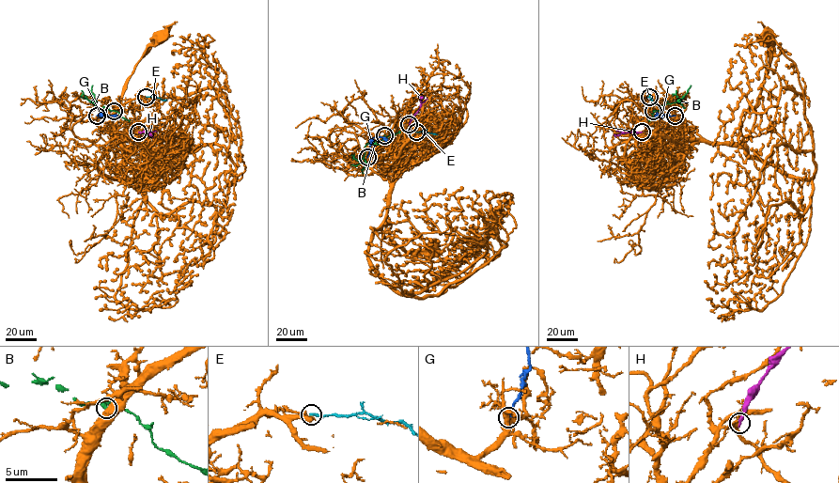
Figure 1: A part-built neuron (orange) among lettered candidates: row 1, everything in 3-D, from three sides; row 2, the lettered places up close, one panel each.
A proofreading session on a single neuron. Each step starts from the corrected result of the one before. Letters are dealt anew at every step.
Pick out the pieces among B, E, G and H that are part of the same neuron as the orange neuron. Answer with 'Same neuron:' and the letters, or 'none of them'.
Same neuron: none of them

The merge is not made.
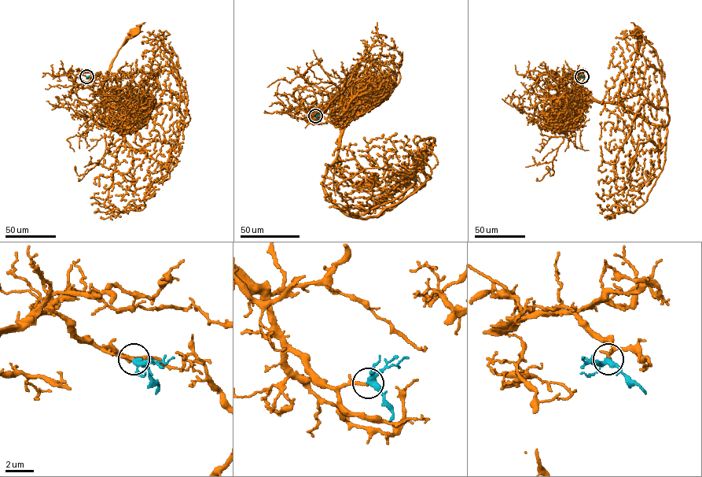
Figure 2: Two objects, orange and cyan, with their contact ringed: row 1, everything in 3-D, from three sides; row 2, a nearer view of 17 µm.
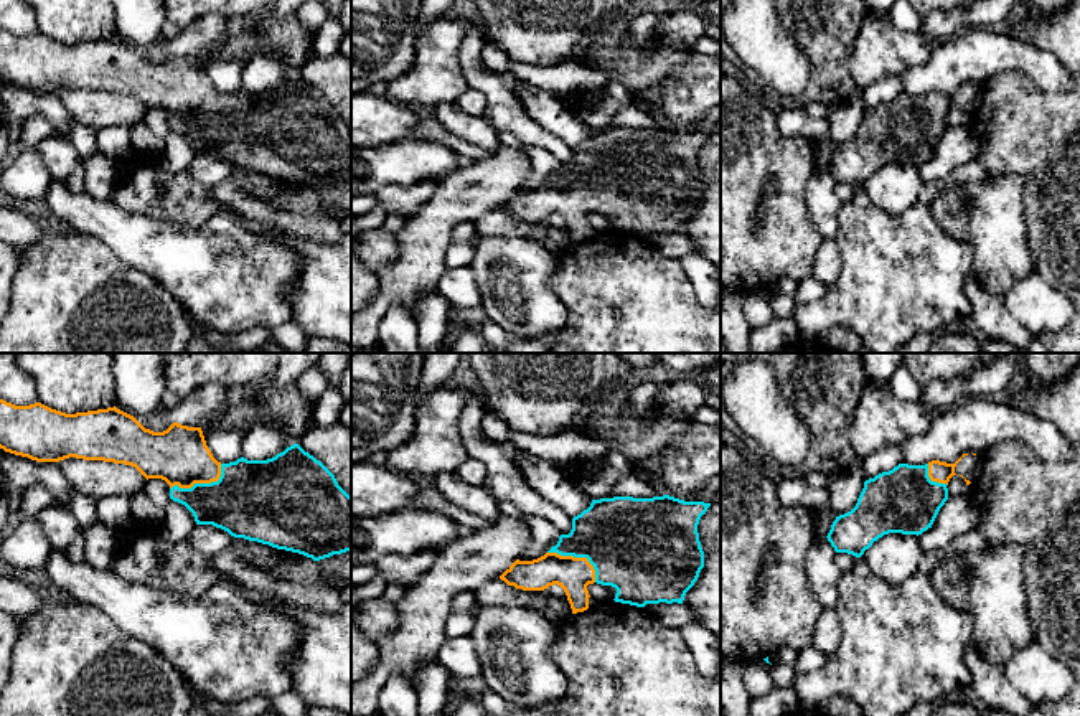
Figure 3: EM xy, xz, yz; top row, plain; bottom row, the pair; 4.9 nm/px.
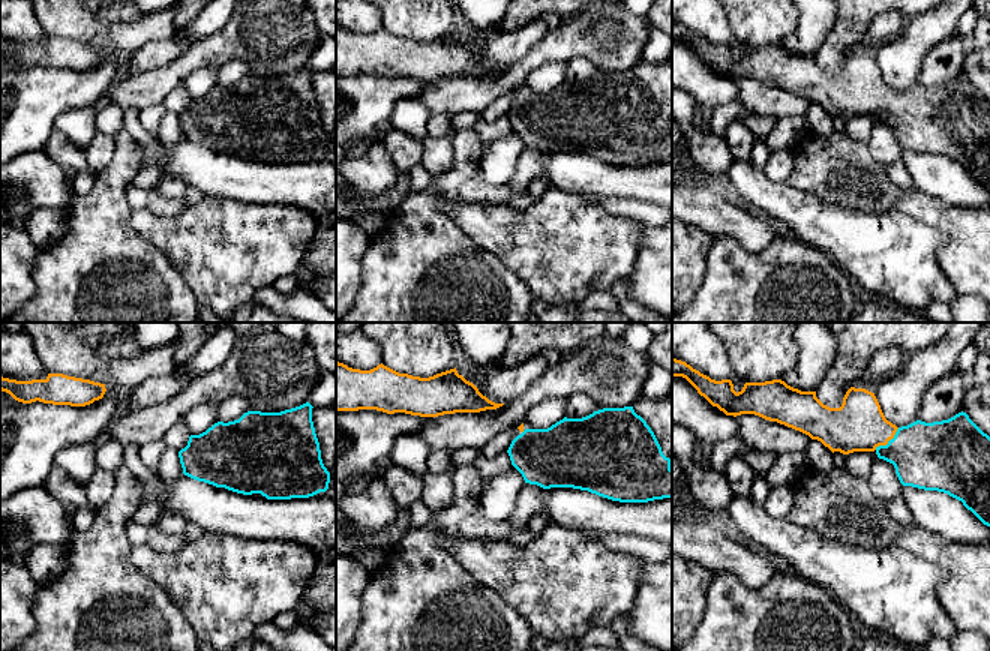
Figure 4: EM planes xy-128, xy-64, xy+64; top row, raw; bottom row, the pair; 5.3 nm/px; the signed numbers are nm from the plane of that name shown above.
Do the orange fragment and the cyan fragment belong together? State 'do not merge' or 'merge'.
merge

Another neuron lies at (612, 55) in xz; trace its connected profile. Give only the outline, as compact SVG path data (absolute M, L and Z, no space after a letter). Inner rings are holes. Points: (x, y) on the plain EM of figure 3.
M620 38L605 40L600 46L600 53L603 56L603 64L620 66L625 53L618 48Z

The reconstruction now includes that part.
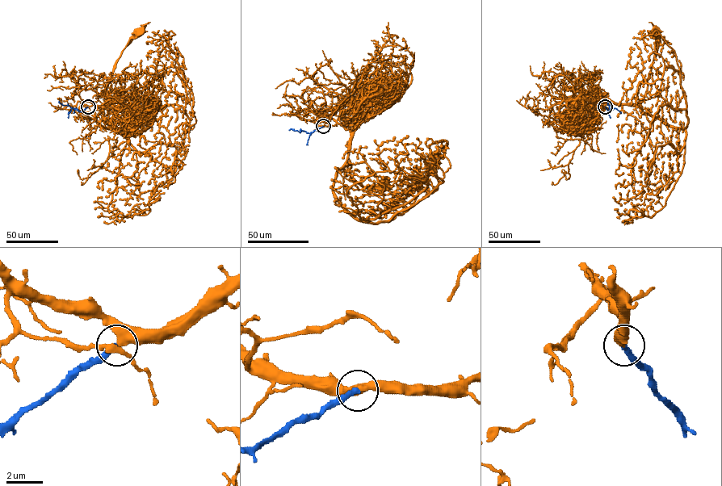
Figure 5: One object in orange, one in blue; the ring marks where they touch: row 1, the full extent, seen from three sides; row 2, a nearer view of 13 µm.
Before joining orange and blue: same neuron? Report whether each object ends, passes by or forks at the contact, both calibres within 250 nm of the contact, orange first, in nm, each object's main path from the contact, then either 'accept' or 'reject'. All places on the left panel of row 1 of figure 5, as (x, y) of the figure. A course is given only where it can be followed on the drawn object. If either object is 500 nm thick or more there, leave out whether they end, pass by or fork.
orange passes by; blue ends; calibres 340 and 300 nm; course orange (87, 106), (107, 94), (111, 102), (105, 102), (107, 84), (122, 51), (138, 32); course blue (87, 106), (79, 111), (62, 105), (59, 101); accept

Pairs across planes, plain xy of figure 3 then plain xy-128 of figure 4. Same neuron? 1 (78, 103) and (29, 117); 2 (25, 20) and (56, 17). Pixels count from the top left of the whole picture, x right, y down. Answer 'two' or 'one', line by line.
1: two
2: two

